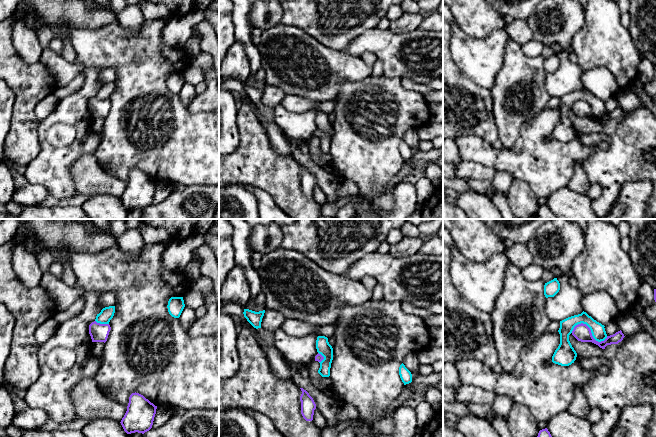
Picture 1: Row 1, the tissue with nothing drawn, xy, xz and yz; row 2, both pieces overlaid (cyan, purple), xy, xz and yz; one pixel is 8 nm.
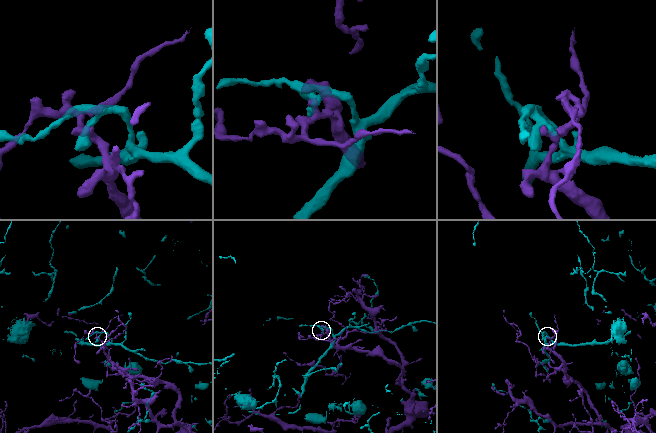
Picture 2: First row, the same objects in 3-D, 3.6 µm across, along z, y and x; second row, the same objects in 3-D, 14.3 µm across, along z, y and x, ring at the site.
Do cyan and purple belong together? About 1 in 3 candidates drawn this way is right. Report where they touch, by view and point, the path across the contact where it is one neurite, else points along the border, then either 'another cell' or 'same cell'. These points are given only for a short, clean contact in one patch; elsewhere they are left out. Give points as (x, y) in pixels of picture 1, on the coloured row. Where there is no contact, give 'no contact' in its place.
yz (590, 329) | another cell

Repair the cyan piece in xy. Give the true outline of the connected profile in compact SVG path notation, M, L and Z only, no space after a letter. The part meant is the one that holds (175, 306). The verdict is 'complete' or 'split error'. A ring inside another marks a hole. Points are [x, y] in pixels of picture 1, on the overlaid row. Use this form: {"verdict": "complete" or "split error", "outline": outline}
{"verdict": "complete", "outline": "M171 297L168 301L168 312L174 318L179 318L185 307L183 297Z"}

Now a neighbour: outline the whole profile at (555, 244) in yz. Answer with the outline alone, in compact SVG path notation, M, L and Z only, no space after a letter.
M550 219L535 231L527 247L532 255L533 263L544 270L549 270L556 278L569 272L574 259L584 250L584 232L575 220Z

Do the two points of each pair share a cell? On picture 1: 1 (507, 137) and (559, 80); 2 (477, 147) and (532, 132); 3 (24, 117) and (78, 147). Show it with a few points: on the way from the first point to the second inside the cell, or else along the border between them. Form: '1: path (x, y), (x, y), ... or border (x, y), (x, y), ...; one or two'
1: border (545, 74), (545, 89), (549, 97); two
2: path (494, 158), (517, 159), (527, 149); one
3: border (40, 121), (38, 127), (39, 150); two

